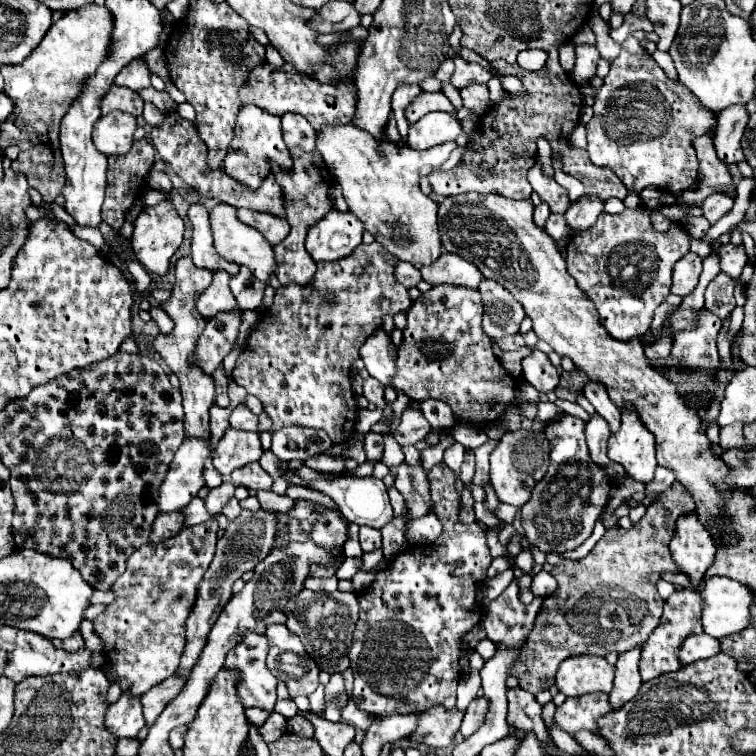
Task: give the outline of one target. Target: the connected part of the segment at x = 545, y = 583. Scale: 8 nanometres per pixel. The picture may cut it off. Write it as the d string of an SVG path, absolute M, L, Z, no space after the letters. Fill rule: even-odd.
M539 572L533 576L533 586L531 586L535 596L551 596L557 590L557 580L549 572Z

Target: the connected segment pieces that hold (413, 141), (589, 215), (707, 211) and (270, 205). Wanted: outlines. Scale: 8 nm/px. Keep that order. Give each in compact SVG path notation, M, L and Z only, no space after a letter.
M429 112L415 126L409 128L407 146L413 150L429 150L433 146L455 140L460 134L465 134L468 140L477 139L479 128L466 133L461 130L461 124L447 112Z
M585 196L579 202L573 202L571 208L565 212L569 236L575 236L577 232L583 232L595 224L597 216L603 212L601 200L587 200Z
M711 194L711 196L705 198L701 210L703 210L703 216L705 216L711 224L715 224L721 216L725 216L725 214L731 210L731 206L733 206L733 200L731 200L731 198L719 196L719 194Z
M169 112L163 124L155 126L151 130L151 142L159 152L159 158L169 164L177 176L181 176L189 188L197 190L205 198L213 198L217 202L231 204L235 208L247 208L255 212L267 212L279 218L285 218L285 200L283 200L283 188L275 182L275 176L267 176L263 180L261 188L257 192L251 192L249 188L243 188L243 184L235 184L235 180L229 180L229 176L223 176L223 170L209 170L207 168L207 146L203 140L199 140L199 134L195 132L195 124L189 120L183 120L177 112Z

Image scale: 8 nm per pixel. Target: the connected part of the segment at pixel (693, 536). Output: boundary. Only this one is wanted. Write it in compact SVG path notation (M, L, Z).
M681 516L669 548L679 572L687 574L691 586L697 588L717 552L707 528L697 520L697 516Z

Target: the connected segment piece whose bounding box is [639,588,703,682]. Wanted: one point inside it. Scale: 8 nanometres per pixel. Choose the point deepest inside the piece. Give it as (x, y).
(680, 618)

